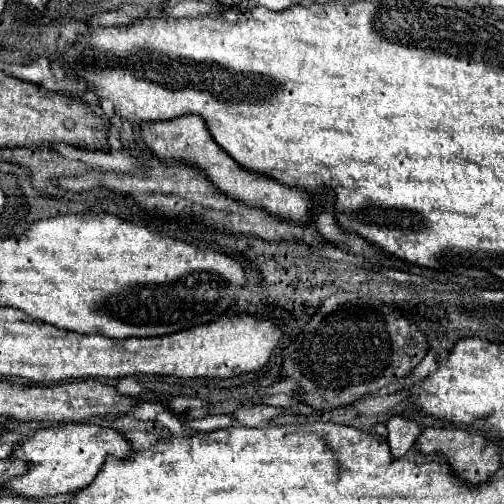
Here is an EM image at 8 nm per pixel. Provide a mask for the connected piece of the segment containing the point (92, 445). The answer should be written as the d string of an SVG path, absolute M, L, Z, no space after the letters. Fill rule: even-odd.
M59 424L51 428L41 428L19 442L13 450L11 458L25 460L29 468L23 476L7 480L3 484L3 492L15 492L17 496L29 500L77 492L95 480L107 454L113 454L115 458L127 458L131 452L133 448L119 432L97 424Z

